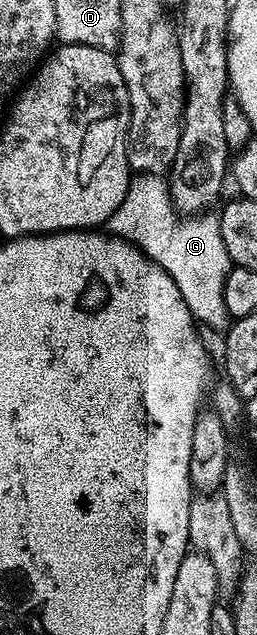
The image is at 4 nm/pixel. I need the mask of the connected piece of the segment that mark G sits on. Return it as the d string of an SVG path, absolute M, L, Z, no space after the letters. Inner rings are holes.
M137 173L130 178L123 205L111 213L107 231L136 244L173 278L175 285L179 285L179 293L183 293L183 301L187 301L187 309L202 328L224 333L231 322L223 299L231 260L227 245L223 245L217 232L220 218L205 214L182 217L175 208L166 176L164 179L161 173Z

